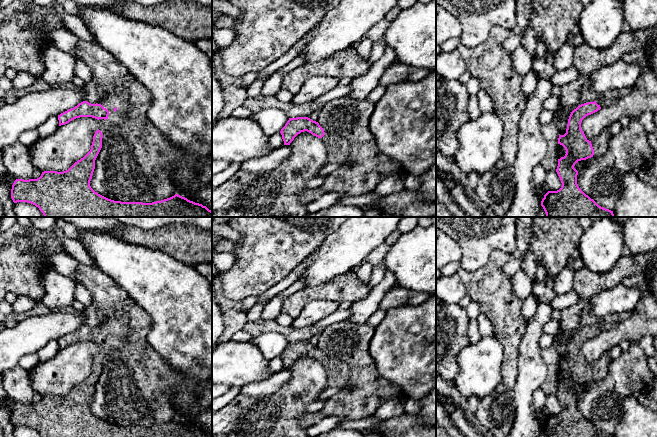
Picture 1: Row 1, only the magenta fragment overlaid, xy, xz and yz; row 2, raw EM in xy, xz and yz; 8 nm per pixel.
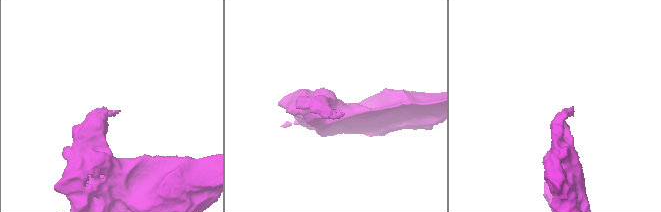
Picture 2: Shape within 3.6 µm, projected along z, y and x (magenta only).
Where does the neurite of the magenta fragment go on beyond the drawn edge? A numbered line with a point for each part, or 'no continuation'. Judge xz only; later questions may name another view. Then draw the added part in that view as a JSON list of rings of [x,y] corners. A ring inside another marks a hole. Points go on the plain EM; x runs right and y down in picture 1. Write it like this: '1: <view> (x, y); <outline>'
1: xz (338, 373); [[[325,354],[325,359],[321,362],[327,373],[328,387],[343,387],[351,378],[351,369],[348,364],[330,359]]]

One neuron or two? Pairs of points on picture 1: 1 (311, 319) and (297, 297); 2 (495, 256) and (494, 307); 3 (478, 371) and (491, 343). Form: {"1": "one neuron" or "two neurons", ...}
{"1": "two neurons", "2": "one neuron", "3": "one neuron"}

